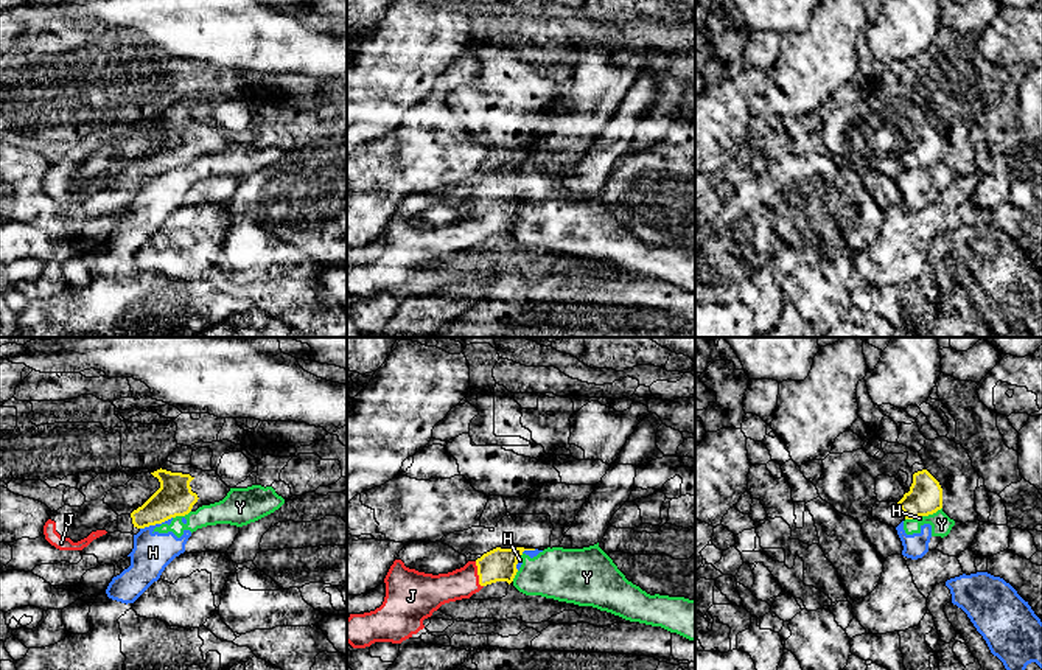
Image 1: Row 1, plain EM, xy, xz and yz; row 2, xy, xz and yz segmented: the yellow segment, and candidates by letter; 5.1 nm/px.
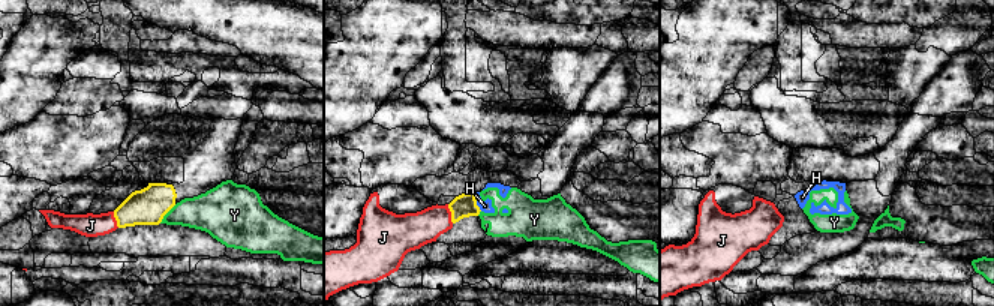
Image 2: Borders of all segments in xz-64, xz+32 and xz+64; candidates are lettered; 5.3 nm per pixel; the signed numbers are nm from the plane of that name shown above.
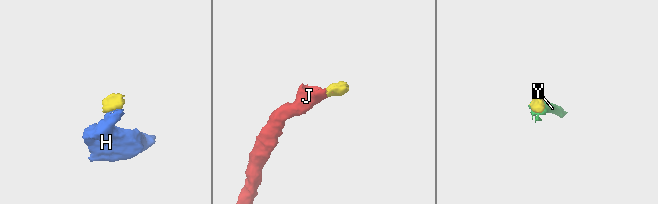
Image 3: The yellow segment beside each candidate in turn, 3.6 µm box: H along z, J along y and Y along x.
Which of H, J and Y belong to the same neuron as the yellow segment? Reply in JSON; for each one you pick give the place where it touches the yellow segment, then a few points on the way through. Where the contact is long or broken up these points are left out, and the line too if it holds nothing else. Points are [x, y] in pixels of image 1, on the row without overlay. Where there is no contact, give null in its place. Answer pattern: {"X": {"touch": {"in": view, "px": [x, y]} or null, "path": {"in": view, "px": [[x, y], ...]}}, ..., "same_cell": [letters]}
{"J": {"touch": {"in": "xz", "px": [478, 226]}, "path": {"in": "xz", "px": [[500, 216], [478, 226], [462, 235], [433, 243]]}}, "same_cell": ["J"]}

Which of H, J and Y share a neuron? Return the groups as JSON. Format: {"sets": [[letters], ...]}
{"sets": [["H", "Y"], ["J"]]}

